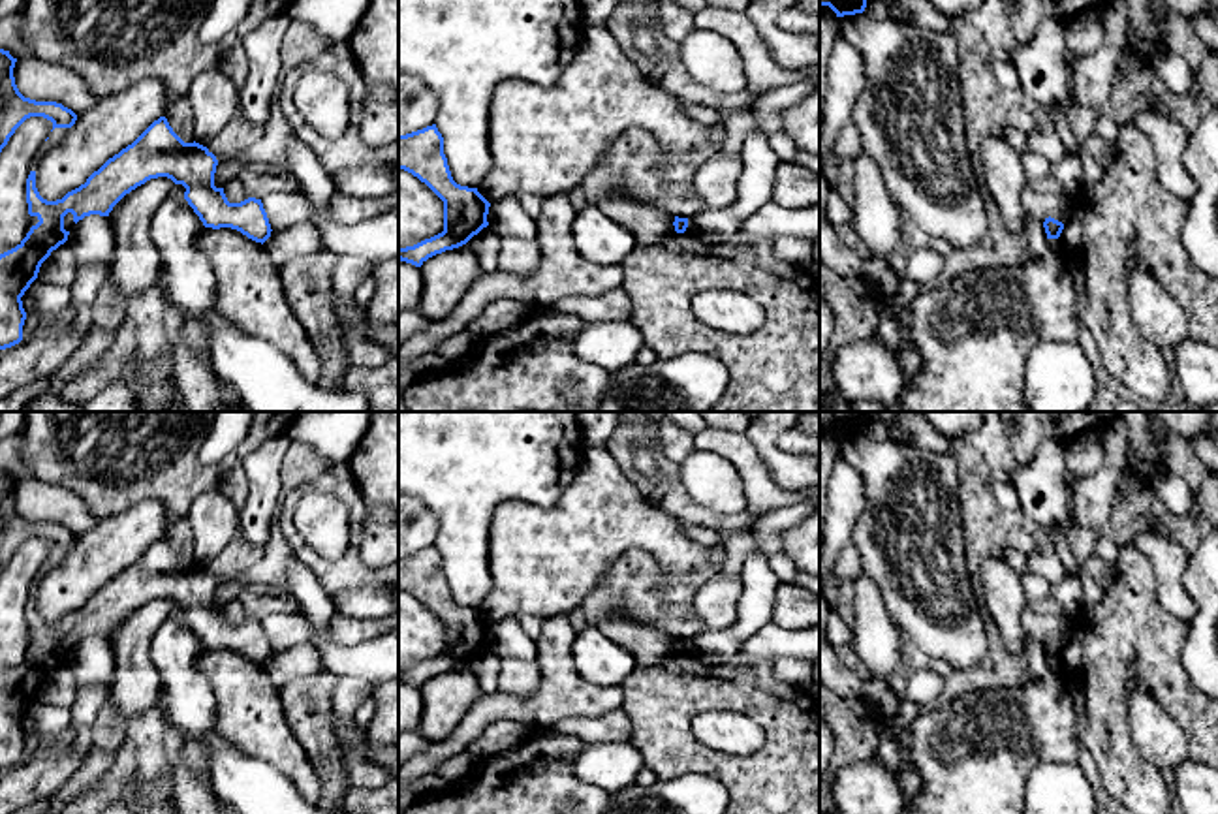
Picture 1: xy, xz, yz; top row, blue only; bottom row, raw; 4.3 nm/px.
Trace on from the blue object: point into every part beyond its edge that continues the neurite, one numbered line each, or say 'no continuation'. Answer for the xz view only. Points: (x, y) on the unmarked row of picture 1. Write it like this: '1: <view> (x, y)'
no continuation

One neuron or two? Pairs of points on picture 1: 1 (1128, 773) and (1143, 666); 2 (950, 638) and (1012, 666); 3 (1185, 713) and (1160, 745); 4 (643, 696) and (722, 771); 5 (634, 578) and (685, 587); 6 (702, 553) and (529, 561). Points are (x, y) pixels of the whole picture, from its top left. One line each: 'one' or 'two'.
1: one
2: two
3: two
4: one
5: one
6: one

